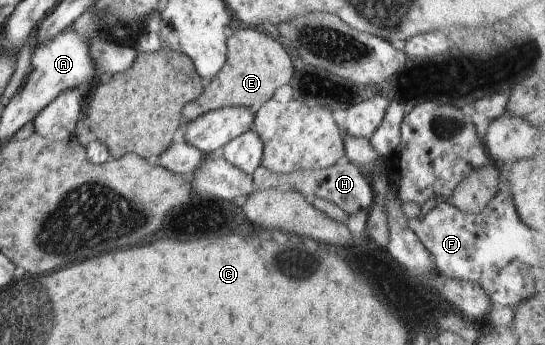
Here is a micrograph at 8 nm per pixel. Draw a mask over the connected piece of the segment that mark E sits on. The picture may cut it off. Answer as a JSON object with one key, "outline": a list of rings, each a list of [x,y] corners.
{"outline":[[[237,28],[226,41],[226,58],[215,75],[213,93],[207,91],[209,107],[243,106],[257,111],[265,101],[271,99],[275,89],[289,83],[293,69],[291,59],[283,50],[284,46],[271,35],[255,28]]]}

